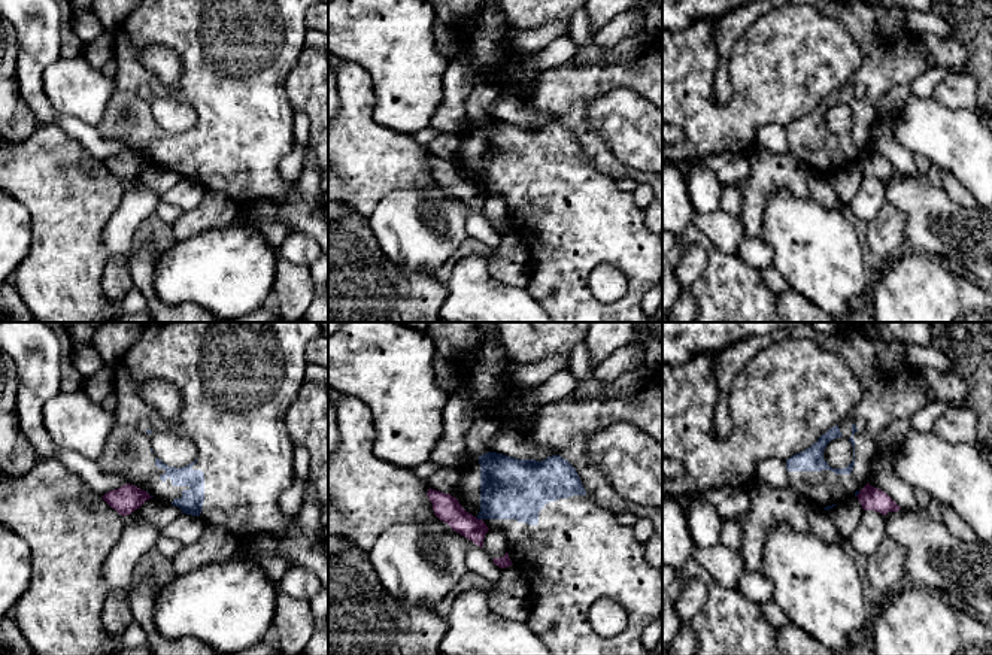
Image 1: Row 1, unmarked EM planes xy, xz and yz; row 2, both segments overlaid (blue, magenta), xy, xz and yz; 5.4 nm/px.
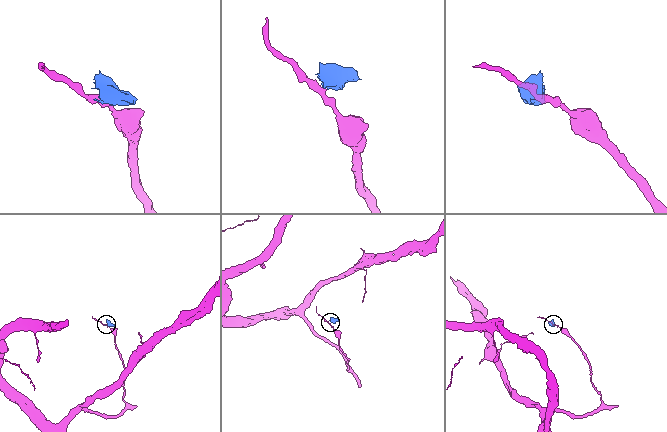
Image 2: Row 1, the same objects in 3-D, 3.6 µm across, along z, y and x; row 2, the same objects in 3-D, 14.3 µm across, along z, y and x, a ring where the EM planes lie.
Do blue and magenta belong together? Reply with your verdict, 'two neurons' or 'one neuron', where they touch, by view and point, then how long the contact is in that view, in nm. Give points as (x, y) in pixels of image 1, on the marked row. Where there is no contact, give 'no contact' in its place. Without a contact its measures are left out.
two neurons; meets blue in xz at (479, 518); contact 30 nm long

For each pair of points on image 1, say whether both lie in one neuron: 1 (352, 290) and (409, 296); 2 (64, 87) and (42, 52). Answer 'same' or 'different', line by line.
1: same
2: different

